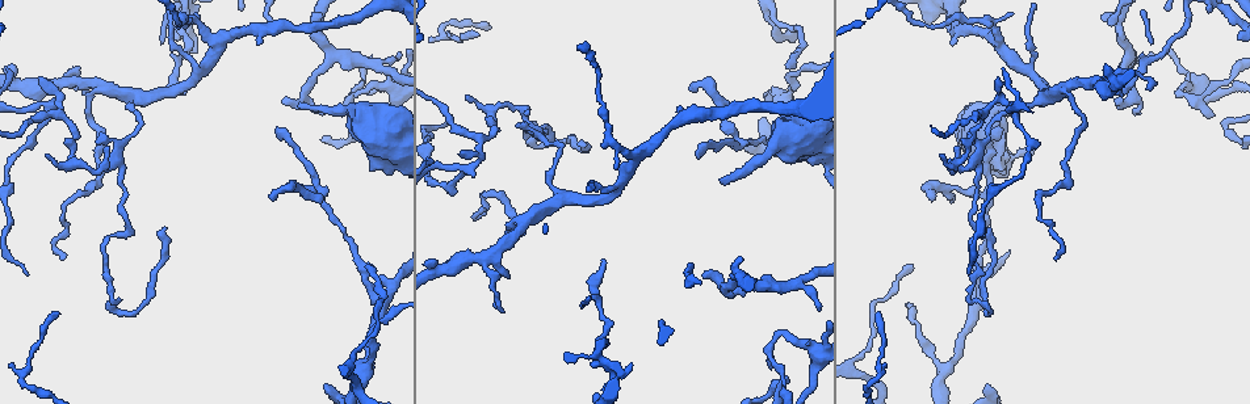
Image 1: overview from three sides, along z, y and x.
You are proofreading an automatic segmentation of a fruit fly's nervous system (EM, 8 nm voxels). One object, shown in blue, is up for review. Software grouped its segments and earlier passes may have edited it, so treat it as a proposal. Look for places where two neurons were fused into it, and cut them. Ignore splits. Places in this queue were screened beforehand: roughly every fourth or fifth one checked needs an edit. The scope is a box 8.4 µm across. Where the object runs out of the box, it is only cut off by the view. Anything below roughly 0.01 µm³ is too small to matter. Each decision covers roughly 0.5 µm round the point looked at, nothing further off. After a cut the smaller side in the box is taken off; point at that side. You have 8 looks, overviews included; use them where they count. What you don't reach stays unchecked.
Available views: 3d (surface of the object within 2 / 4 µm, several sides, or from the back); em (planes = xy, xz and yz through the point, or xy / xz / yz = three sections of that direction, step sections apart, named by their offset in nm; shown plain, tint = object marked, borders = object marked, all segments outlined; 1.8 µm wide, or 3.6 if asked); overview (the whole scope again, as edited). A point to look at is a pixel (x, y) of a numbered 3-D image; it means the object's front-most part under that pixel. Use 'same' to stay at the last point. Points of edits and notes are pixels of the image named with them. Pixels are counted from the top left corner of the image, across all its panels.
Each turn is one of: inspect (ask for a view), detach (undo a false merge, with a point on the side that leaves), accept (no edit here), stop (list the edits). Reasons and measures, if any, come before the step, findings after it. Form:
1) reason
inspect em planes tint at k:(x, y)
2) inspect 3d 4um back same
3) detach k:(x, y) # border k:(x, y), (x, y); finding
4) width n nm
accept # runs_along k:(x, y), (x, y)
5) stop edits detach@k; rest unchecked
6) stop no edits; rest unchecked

abrupt turn
inspect 3d 2um at 1:(508, 105)

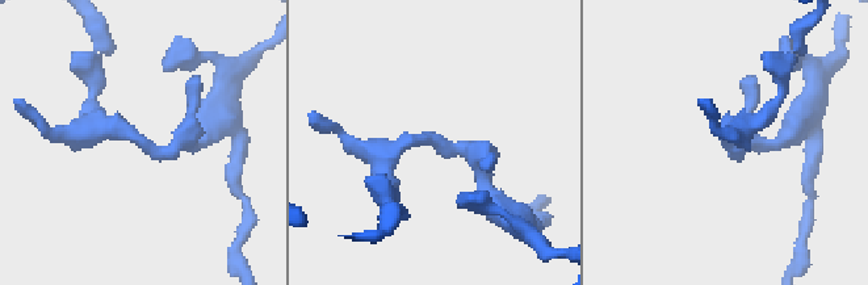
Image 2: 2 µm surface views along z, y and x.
need the tissue
inspect em planes tint at 2:(142, 147)

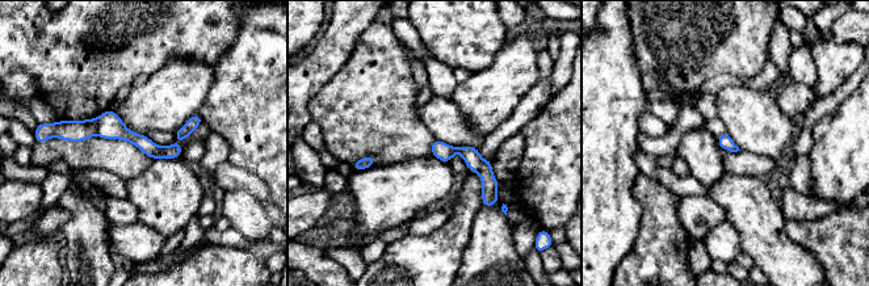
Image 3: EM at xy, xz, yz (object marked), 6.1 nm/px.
width 90 nm
detach 3:(110, 126) # a second neuron is stuck on

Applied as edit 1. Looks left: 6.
redraw
inspect overview

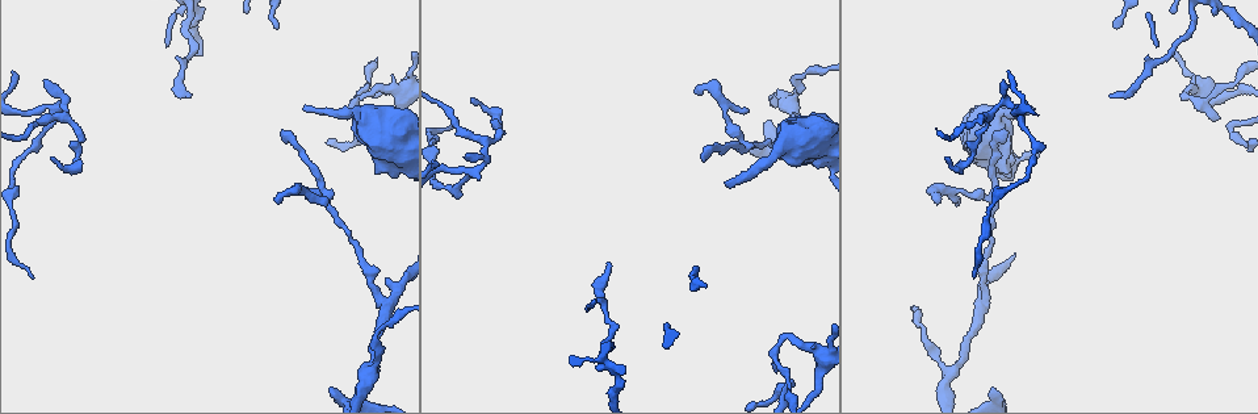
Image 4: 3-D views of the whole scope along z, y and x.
inspect em planes tint at 4:(475, 175)

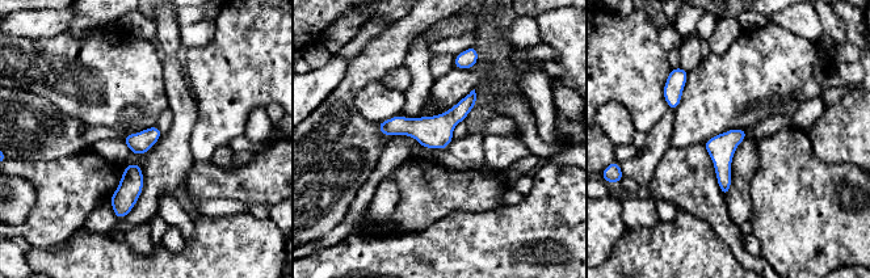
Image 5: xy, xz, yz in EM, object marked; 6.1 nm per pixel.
width 130 nm
accept # runs_along 5:(473, 96), (441, 126), (381, 126); one neuron here

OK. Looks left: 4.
side arm on a straight run
inspect 3d 4um at 4:(326, 195)

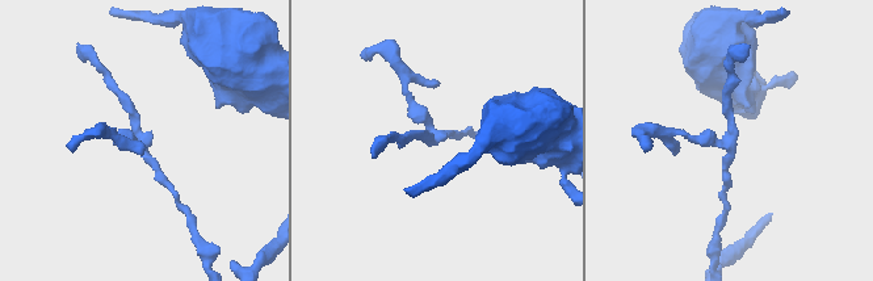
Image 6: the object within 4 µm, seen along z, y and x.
arms 3; now the EM
inspect em yz step 16 tint at 6:(726, 144)

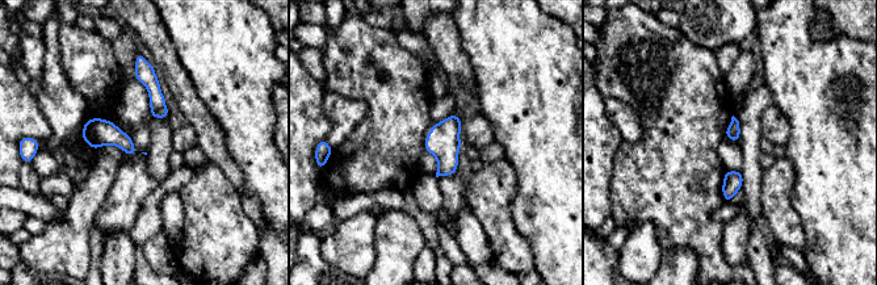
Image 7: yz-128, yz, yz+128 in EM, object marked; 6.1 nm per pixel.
inspect em planes tint same

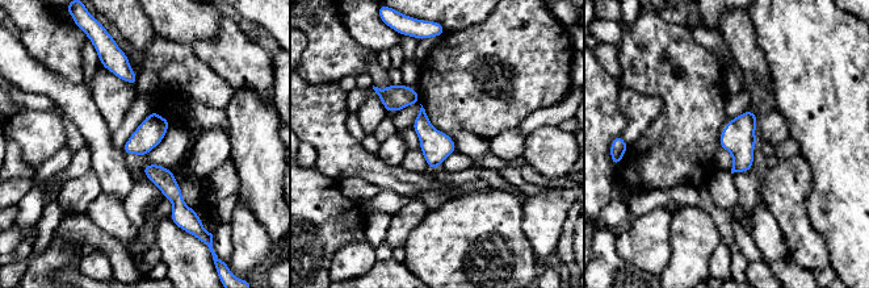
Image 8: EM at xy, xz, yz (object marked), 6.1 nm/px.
accept # runs_along 8:(381, 94), (414, 97), (452, 149); all the same neuron

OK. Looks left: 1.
stop edits detach@3; rest unchecked

